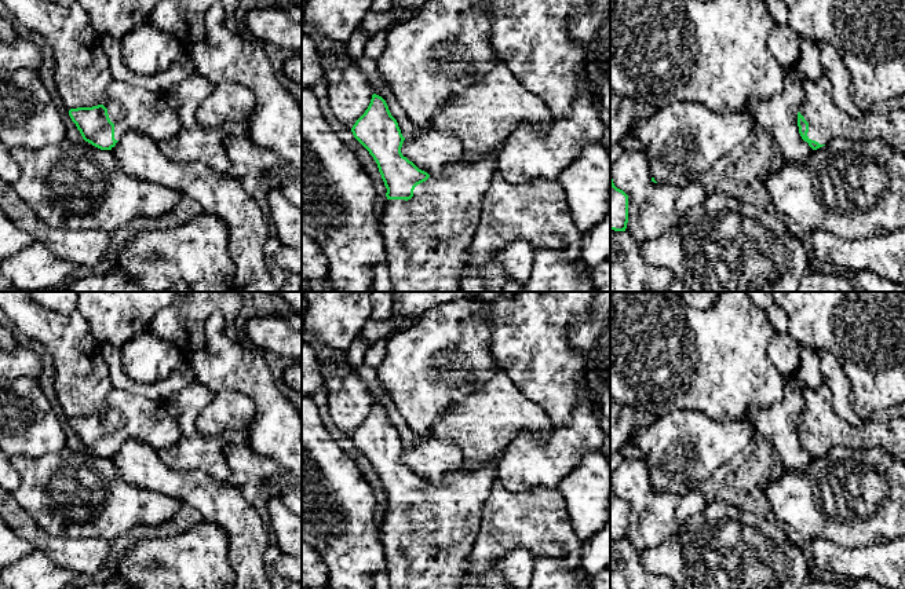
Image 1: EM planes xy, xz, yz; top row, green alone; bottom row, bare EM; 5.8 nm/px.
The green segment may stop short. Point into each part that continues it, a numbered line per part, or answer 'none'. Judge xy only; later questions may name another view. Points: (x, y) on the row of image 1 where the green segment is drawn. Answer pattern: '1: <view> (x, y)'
1: xy (130, 108)

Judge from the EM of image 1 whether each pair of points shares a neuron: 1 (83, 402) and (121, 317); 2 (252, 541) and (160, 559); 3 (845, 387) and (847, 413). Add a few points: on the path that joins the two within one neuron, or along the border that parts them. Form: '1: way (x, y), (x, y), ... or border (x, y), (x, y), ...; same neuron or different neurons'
1: border (81, 315), (87, 322), (91, 336), (98, 343); different neurons
2: border (207, 520), (225, 531), (227, 562), (236, 574); different neurons
3: way (845, 394), (845, 406); same neuron

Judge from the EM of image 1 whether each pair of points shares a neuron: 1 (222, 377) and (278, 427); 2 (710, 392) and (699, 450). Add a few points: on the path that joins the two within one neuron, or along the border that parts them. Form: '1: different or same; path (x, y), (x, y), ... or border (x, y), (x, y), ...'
1: same; path (240, 377), (273, 409)
2: different; border (674, 409), (697, 409), (711, 417), (737, 420)

